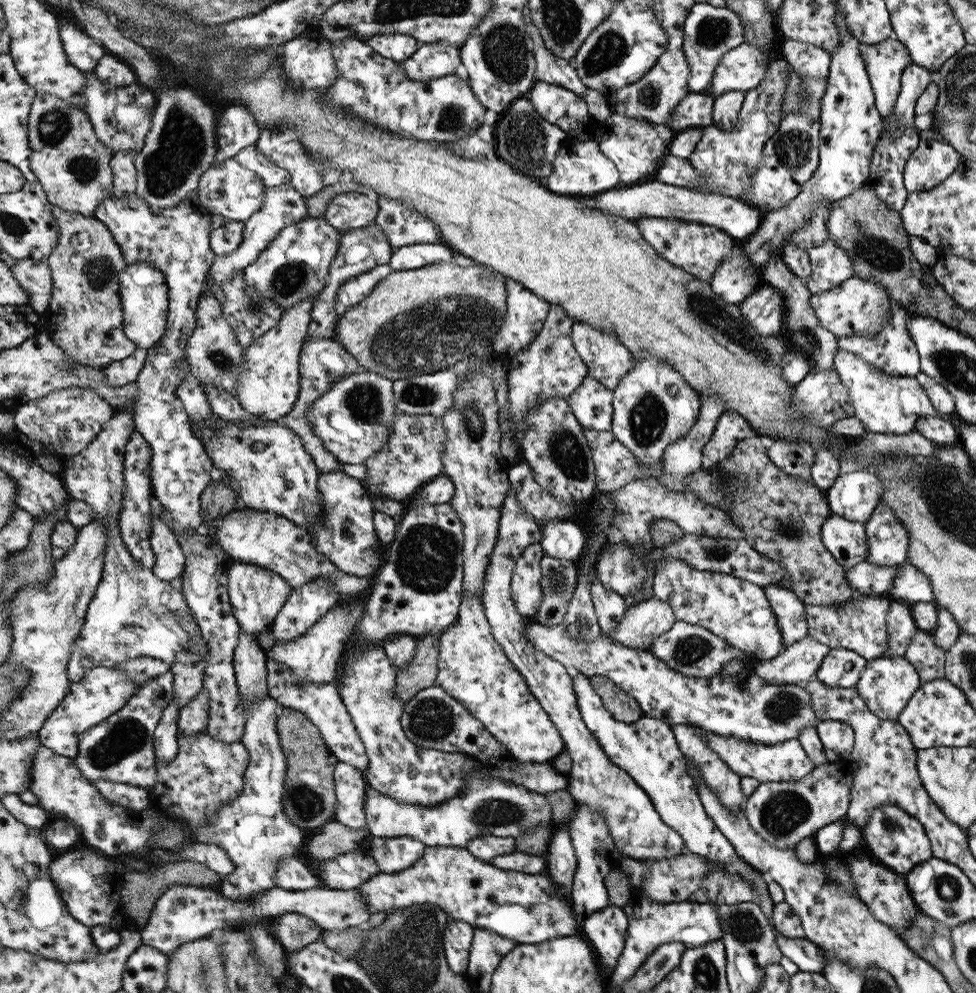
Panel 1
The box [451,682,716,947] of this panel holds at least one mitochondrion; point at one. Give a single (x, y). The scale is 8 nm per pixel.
(496, 812)

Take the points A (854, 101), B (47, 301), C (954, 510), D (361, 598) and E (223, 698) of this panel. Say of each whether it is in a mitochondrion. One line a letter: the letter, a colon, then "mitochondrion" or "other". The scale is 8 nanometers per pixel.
A: other
B: other
C: mitochondrion
D: other
E: other

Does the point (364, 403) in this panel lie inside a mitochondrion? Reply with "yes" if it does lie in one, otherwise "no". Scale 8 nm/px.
yes

